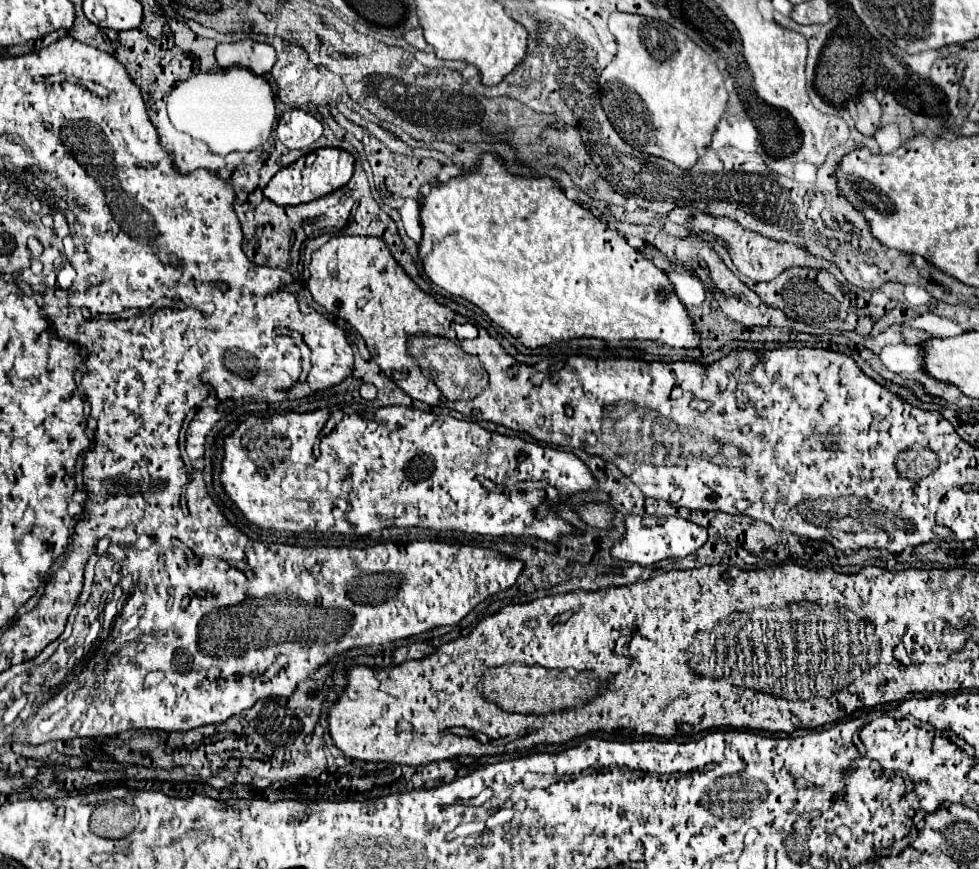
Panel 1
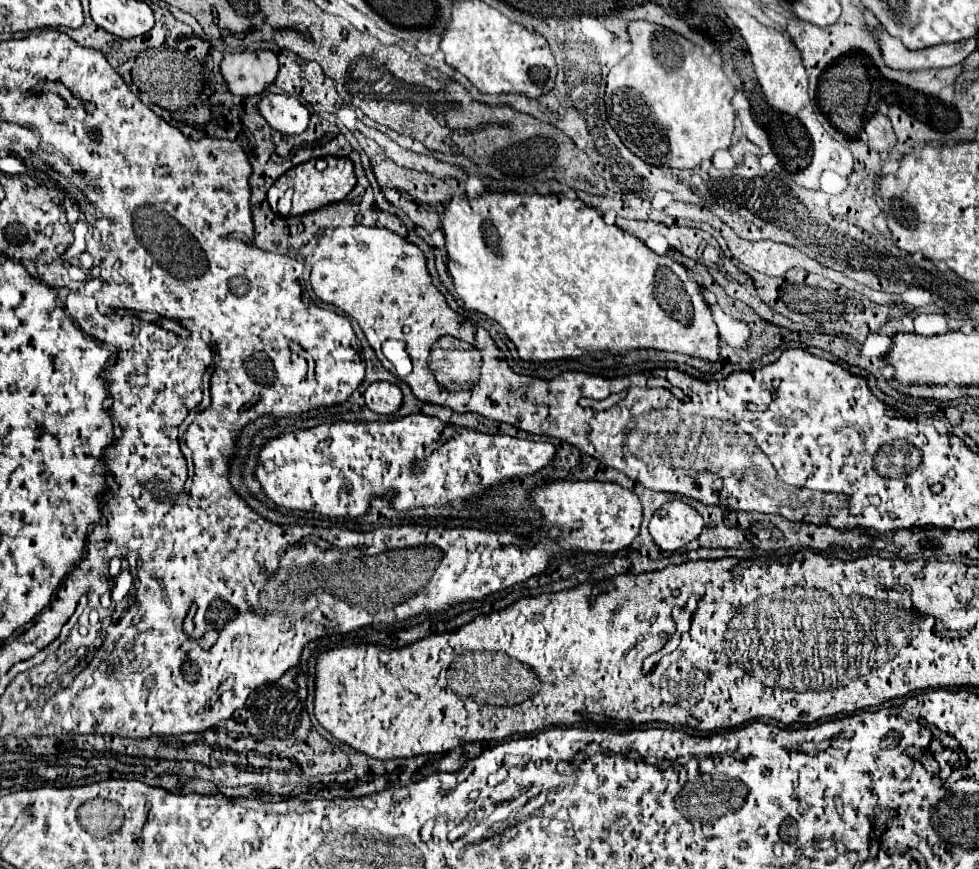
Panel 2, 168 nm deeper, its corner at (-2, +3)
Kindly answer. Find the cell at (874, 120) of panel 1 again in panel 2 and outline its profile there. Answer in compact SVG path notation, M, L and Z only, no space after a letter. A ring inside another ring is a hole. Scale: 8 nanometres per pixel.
M874 113L866 125L864 131L868 135L868 145L874 151L890 151L896 145L896 135L890 125L890 119L882 113Z

